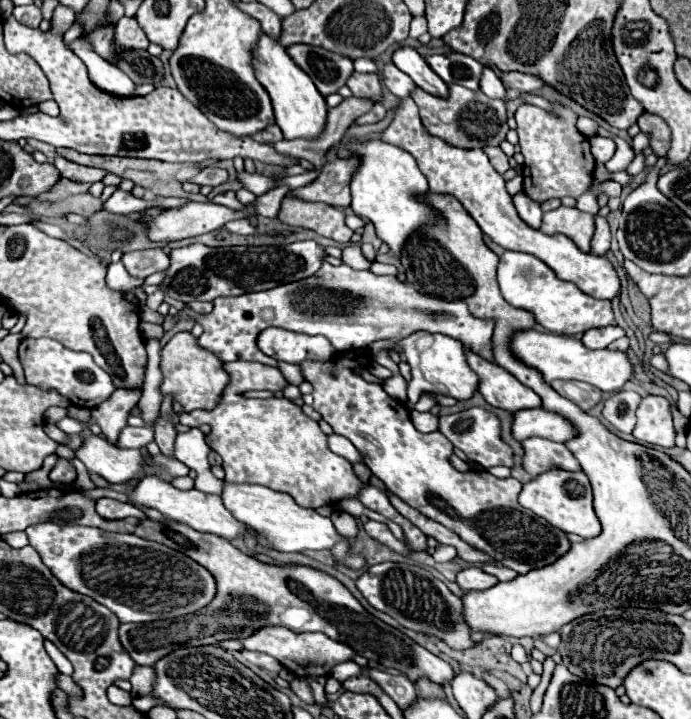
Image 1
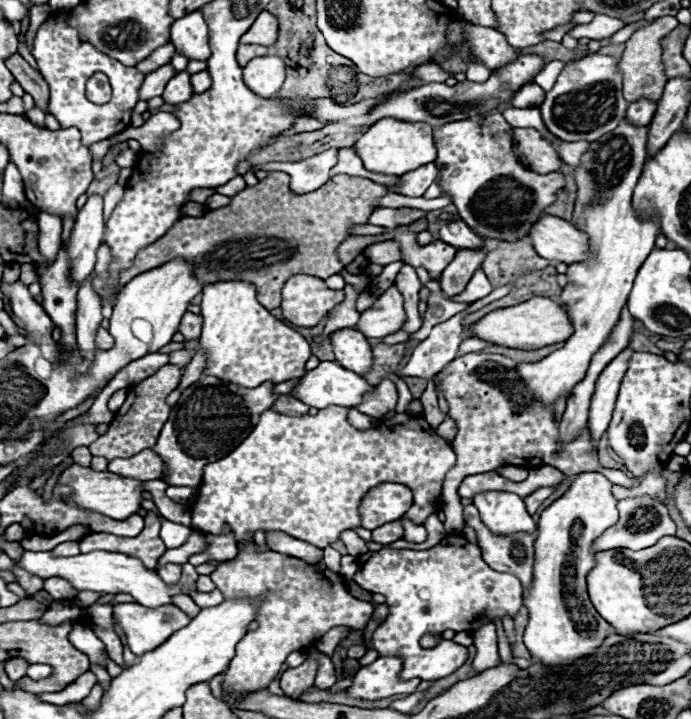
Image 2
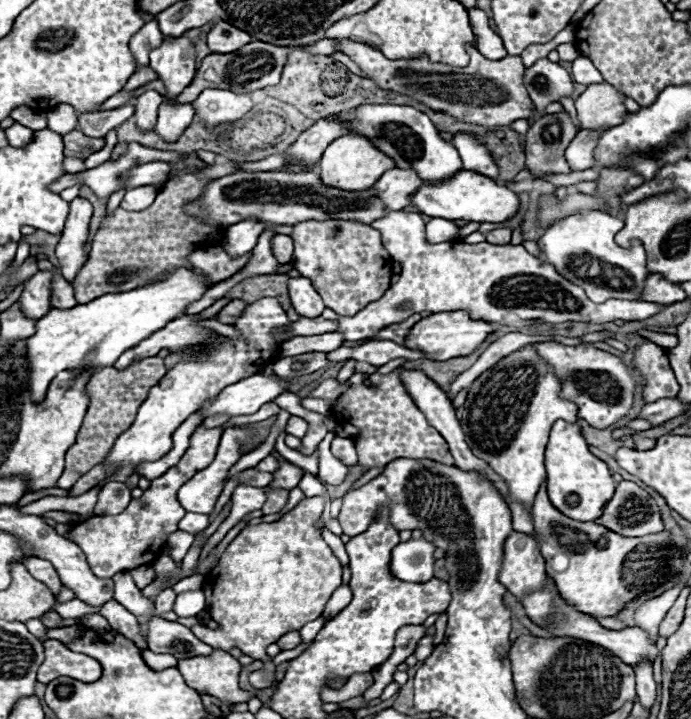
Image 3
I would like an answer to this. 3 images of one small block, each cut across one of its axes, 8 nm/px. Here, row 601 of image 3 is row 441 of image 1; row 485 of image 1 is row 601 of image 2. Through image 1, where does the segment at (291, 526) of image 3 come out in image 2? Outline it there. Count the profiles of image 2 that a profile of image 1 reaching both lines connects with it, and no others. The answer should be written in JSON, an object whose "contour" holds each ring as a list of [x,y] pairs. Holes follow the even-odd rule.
{"contour":[[[256,542],[240,546],[236,558],[220,562],[210,578],[224,598],[262,600],[256,614],[258,628],[250,630],[238,642],[236,656],[232,658],[222,680],[222,688],[230,686],[238,692],[266,688],[280,672],[280,666],[288,654],[306,646],[310,648],[334,626],[364,628],[372,614],[372,604],[354,598],[340,574],[272,550],[258,552]]]}

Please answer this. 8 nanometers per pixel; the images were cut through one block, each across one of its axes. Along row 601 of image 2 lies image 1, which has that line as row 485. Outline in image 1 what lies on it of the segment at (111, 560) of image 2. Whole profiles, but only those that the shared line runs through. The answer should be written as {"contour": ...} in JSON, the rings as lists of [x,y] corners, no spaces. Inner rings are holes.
{"contour":[[[144,476],[130,492],[126,492],[126,496],[128,496],[128,500],[130,500],[132,504],[144,506],[144,508],[154,508],[154,510],[162,512],[168,520],[188,524],[188,526],[192,526],[192,528],[198,530],[198,532],[216,534],[216,536],[226,538],[226,540],[234,540],[234,538],[238,538],[238,536],[244,536],[244,532],[246,532],[246,526],[244,526],[242,522],[238,522],[238,520],[224,508],[220,496],[206,494],[206,492],[200,492],[200,490],[196,490],[196,488],[192,488],[192,490],[178,490],[178,488],[174,488],[172,484],[160,480],[158,476]]]}

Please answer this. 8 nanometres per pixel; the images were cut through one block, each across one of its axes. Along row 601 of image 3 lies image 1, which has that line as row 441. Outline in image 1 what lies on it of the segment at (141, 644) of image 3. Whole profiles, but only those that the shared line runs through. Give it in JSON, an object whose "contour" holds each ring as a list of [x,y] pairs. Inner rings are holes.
{"contour":[[[122,388],[116,390],[108,402],[100,404],[100,408],[92,408],[94,420],[100,424],[104,436],[116,444],[120,430],[126,426],[130,410],[138,404],[142,392],[140,388]]]}

